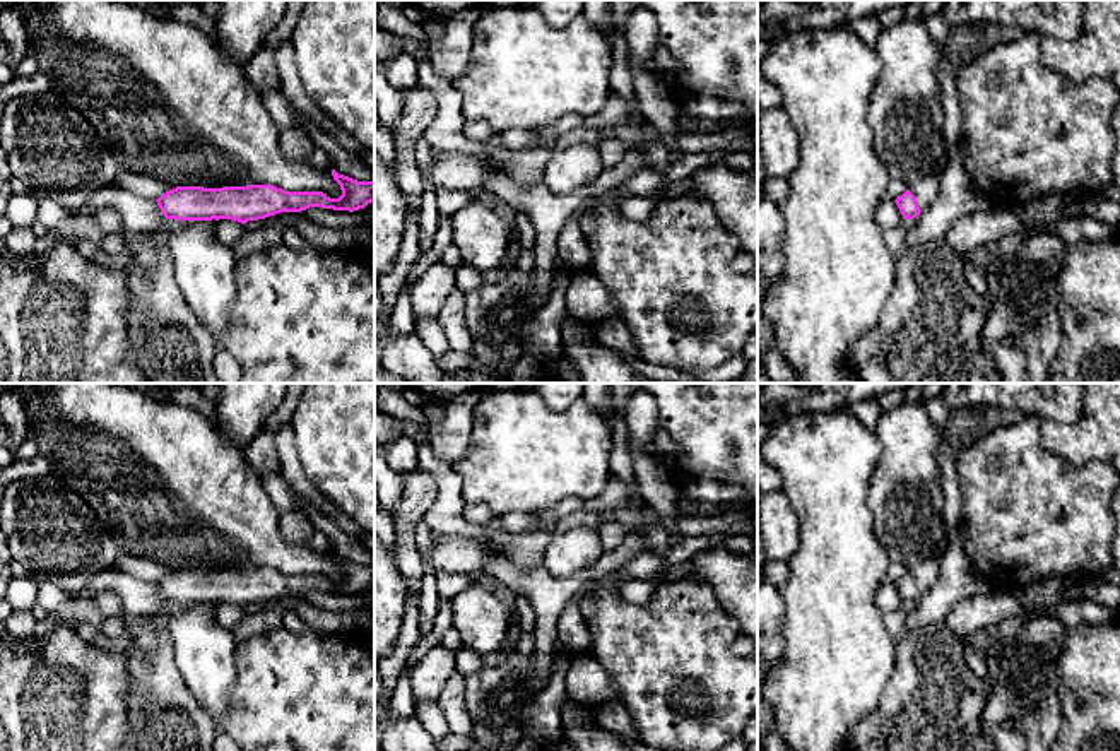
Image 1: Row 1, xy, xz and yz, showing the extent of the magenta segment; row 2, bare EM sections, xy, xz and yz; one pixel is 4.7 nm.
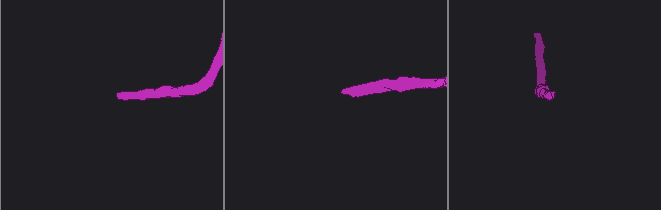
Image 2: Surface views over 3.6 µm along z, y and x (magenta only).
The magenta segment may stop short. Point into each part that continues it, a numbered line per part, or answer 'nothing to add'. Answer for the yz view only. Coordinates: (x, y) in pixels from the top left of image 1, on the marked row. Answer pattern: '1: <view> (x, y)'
1: yz (925, 189)

